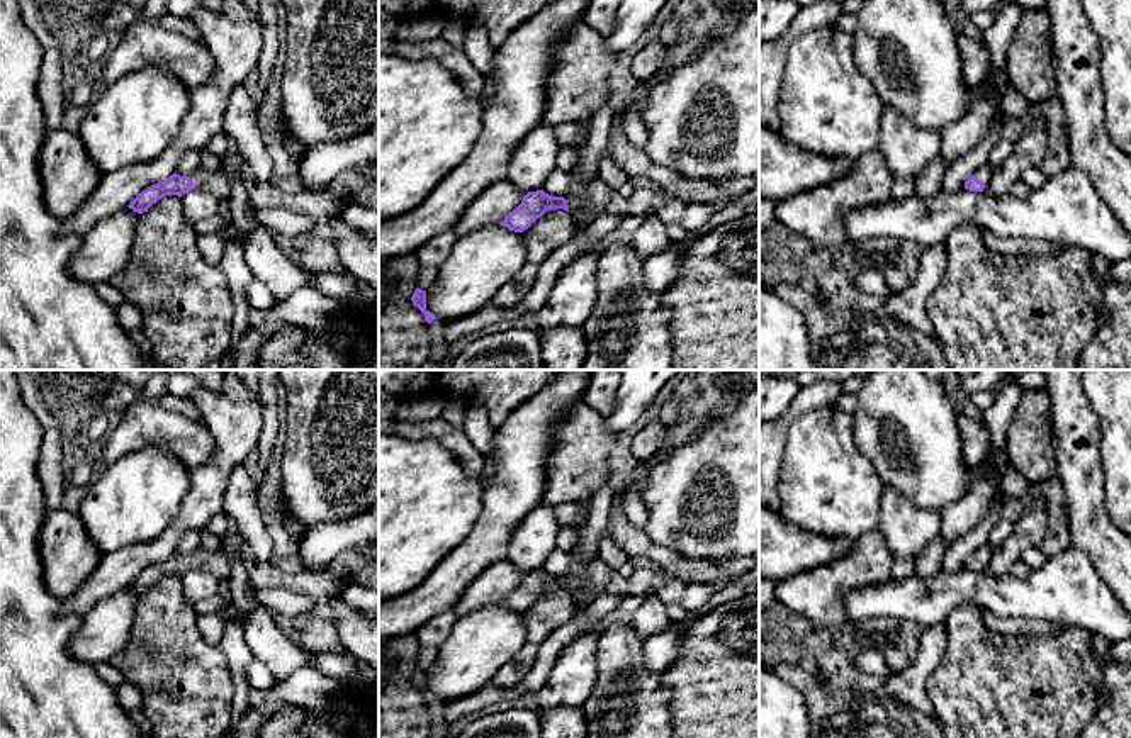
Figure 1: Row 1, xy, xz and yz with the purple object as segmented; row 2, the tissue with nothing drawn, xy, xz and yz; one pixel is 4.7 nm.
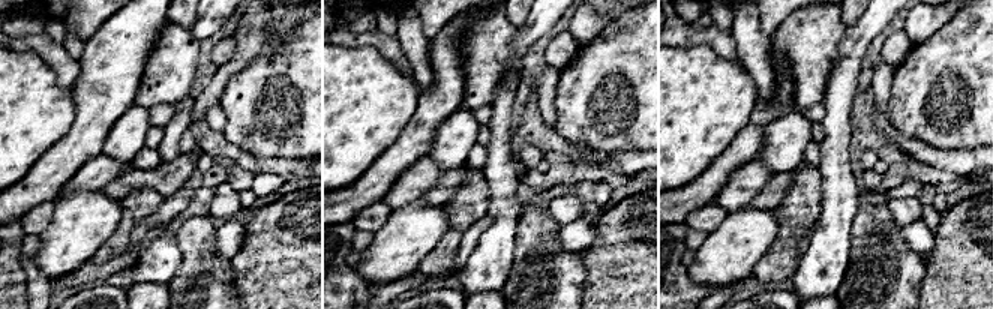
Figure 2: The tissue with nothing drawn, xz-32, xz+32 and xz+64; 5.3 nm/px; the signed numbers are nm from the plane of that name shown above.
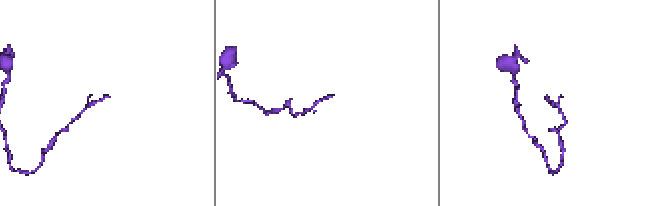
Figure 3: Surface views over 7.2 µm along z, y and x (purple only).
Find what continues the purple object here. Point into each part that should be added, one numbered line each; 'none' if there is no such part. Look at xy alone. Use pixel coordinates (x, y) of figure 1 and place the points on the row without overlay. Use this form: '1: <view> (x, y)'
1: xy (218, 564)

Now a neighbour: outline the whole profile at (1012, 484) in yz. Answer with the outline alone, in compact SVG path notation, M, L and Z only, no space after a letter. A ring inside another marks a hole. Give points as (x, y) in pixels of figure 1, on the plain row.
M1009 467L1002 473L1000 489L1005 497L1022 499L1031 494L1029 480L1019 473L1014 467Z

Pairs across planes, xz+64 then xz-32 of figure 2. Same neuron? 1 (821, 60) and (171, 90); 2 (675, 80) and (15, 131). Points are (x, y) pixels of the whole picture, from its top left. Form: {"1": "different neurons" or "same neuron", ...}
{"1": "same neuron", "2": "same neuron"}

